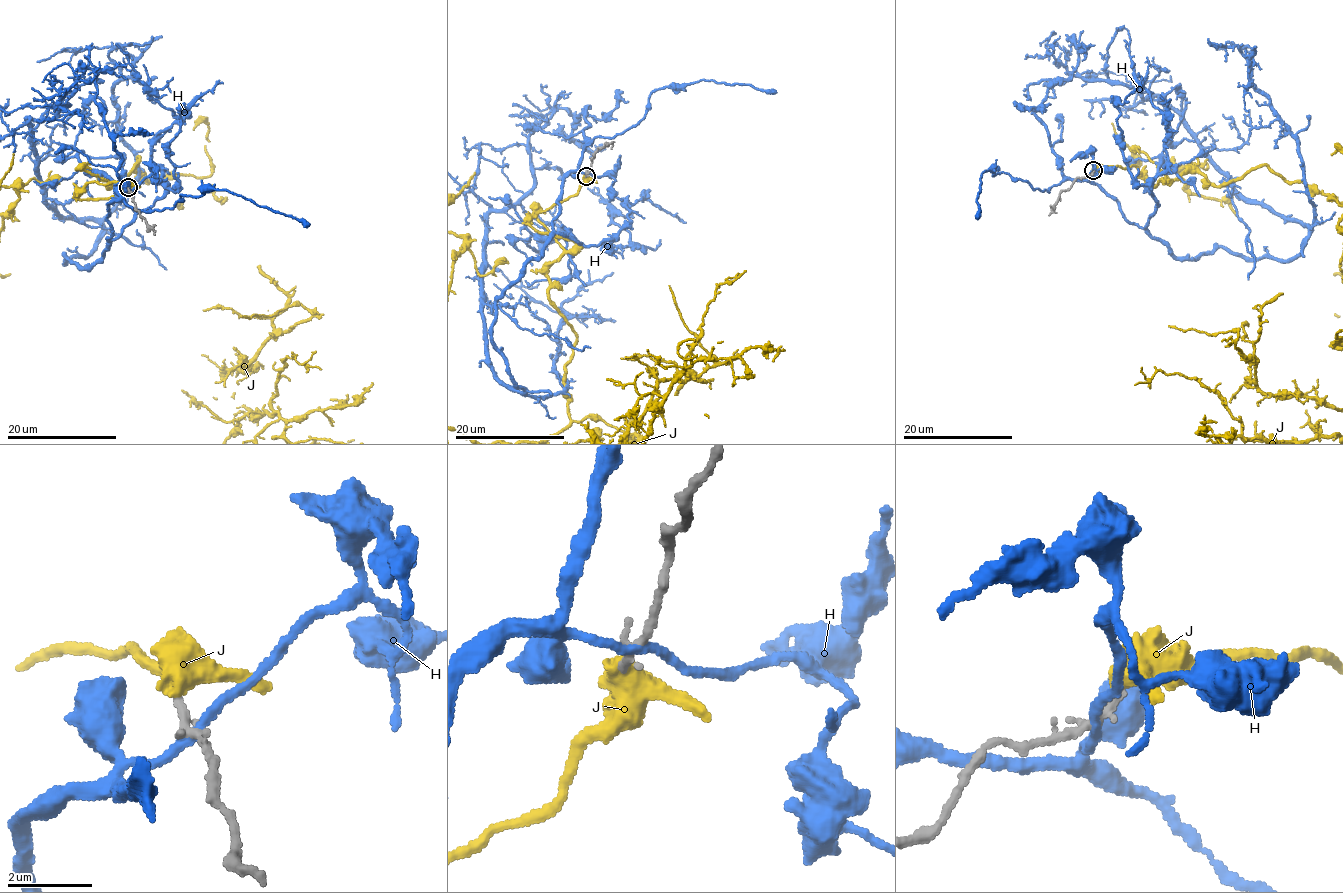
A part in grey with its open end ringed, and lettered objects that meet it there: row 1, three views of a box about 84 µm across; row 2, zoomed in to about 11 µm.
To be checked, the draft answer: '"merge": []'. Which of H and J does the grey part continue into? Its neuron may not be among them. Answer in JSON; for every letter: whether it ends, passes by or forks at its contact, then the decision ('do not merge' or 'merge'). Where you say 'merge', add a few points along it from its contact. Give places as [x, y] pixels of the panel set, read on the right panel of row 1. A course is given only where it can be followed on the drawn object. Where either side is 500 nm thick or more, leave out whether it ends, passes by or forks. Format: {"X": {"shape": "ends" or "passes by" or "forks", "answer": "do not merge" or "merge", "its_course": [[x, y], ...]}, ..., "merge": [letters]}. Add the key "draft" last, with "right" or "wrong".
{"H": {"shape": "passes by", "answer": "do not merge"}, "J": {"shape": "passes by", "answer": "do not merge"}, "merge": [], "draft": "right"}

